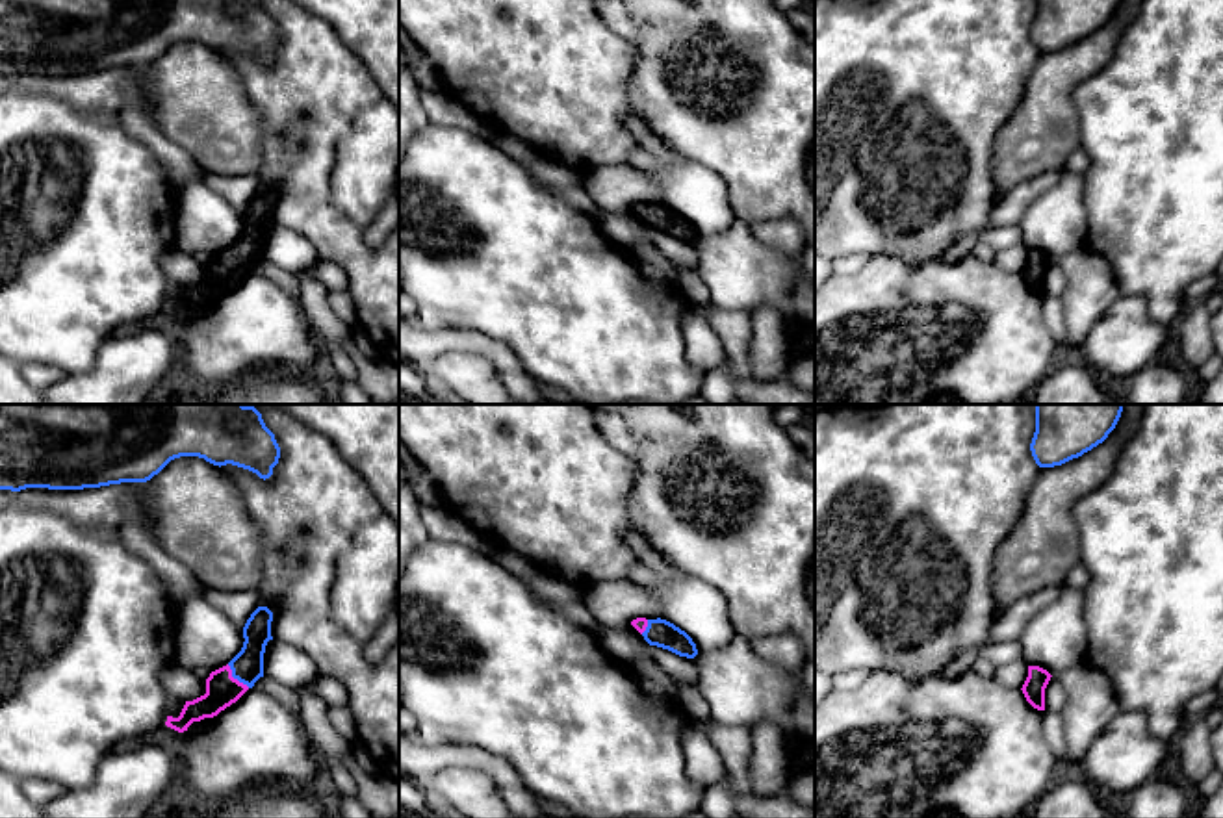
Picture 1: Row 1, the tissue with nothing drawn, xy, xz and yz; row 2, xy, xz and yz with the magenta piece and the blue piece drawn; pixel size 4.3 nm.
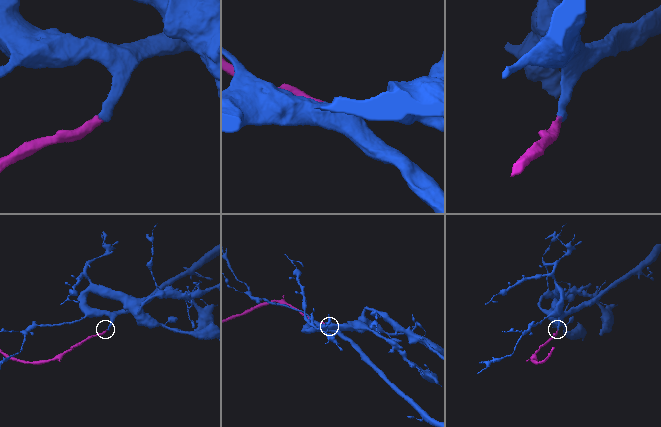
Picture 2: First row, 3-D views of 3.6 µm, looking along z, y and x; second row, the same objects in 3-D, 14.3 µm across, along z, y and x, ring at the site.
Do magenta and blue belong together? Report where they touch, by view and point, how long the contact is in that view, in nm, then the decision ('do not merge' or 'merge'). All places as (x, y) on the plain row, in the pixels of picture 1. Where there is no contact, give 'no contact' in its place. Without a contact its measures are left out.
meets magenta in xy at (236, 264); contact 140 nm long; merge

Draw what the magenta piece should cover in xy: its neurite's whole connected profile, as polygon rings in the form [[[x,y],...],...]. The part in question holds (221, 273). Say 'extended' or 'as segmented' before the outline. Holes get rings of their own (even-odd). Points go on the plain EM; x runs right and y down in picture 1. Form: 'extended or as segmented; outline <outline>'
extended; outline [[[258,191],[243,211],[241,236],[206,263],[206,278],[186,286],[178,302],[167,300],[165,310],[184,317],[193,306],[213,302],[236,288],[254,267],[264,262],[264,237],[271,221],[273,197]]]

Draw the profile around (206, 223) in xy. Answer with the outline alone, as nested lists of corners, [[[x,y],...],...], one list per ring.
[[[197,171],[178,193],[174,249],[191,256],[226,250],[245,226],[243,213],[210,189],[204,178],[206,174]]]

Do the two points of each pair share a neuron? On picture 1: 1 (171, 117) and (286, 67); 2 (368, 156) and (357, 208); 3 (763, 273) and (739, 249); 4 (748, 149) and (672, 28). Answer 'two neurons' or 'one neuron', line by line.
1: two neurons
2: one neuron
3: one neuron
4: one neuron

